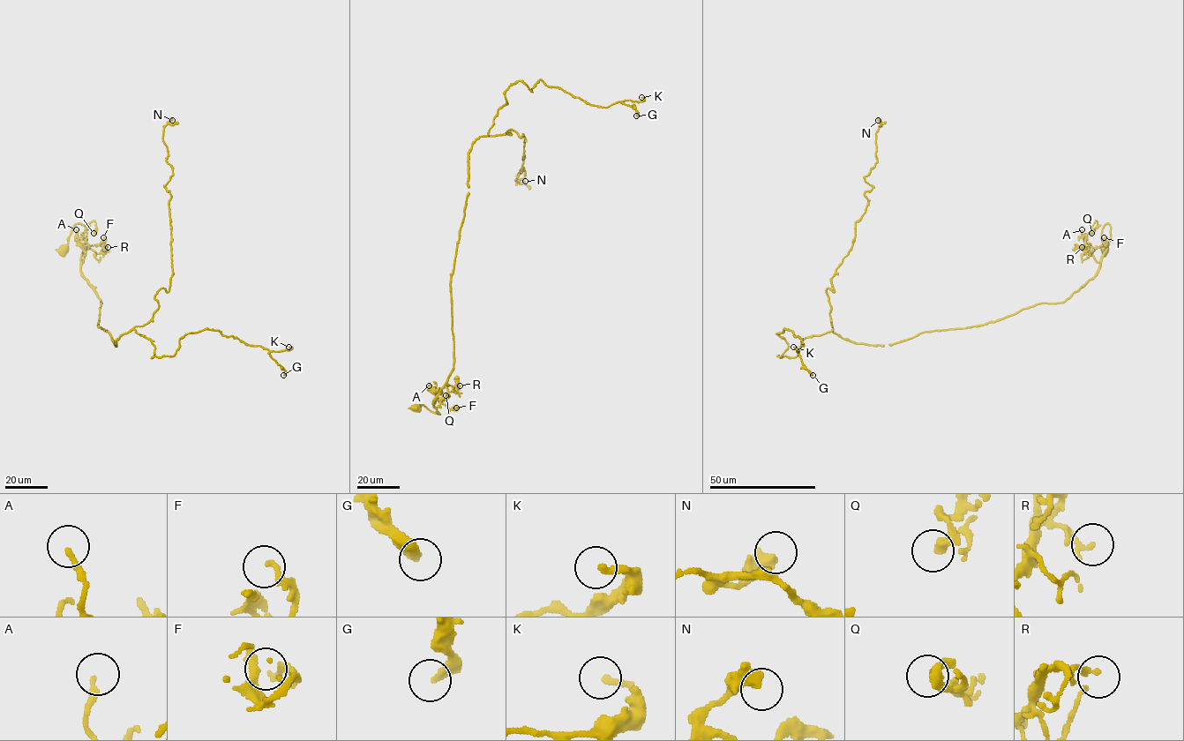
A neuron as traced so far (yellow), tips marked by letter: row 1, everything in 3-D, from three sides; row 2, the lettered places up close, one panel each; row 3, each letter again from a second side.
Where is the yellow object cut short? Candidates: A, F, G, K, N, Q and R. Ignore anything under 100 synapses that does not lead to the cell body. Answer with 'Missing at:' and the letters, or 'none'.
Missing at: none

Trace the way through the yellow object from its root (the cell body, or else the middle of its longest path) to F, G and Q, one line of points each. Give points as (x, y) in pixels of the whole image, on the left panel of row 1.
F: (63, 249), (71, 228), (77, 223), (86, 228), (84, 250), (102, 243), (105, 241), (103, 237)
G: (63, 249), (83, 225), (81, 274), (115, 345), (134, 329), (173, 356), (218, 330), (283, 375)
Q: (63, 249), (76, 224), (86, 228), (84, 250), (89, 247), (81, 233), (93, 220), (93, 233)

